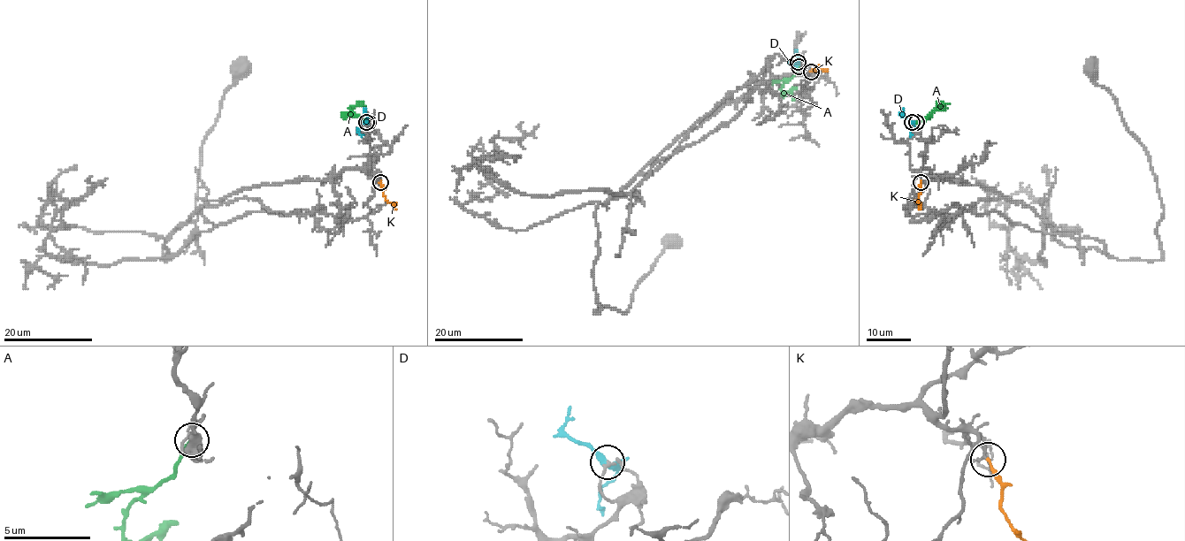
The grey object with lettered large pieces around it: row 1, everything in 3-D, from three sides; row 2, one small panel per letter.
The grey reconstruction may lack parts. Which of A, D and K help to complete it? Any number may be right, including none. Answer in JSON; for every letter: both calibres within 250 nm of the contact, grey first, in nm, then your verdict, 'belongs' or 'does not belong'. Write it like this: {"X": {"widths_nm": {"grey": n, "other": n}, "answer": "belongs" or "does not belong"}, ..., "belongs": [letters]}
{"A": {"widths_nm": {"grey": 120, "other": 200}, "answer": "does not belong"}, "D": {"widths_nm": {"grey": 130, "other": 280}, "answer": "does not belong"}, "K": {"widths_nm": {"grey": 110, "other": 190}, "answer": "belongs"}, "belongs": ["K"]}

